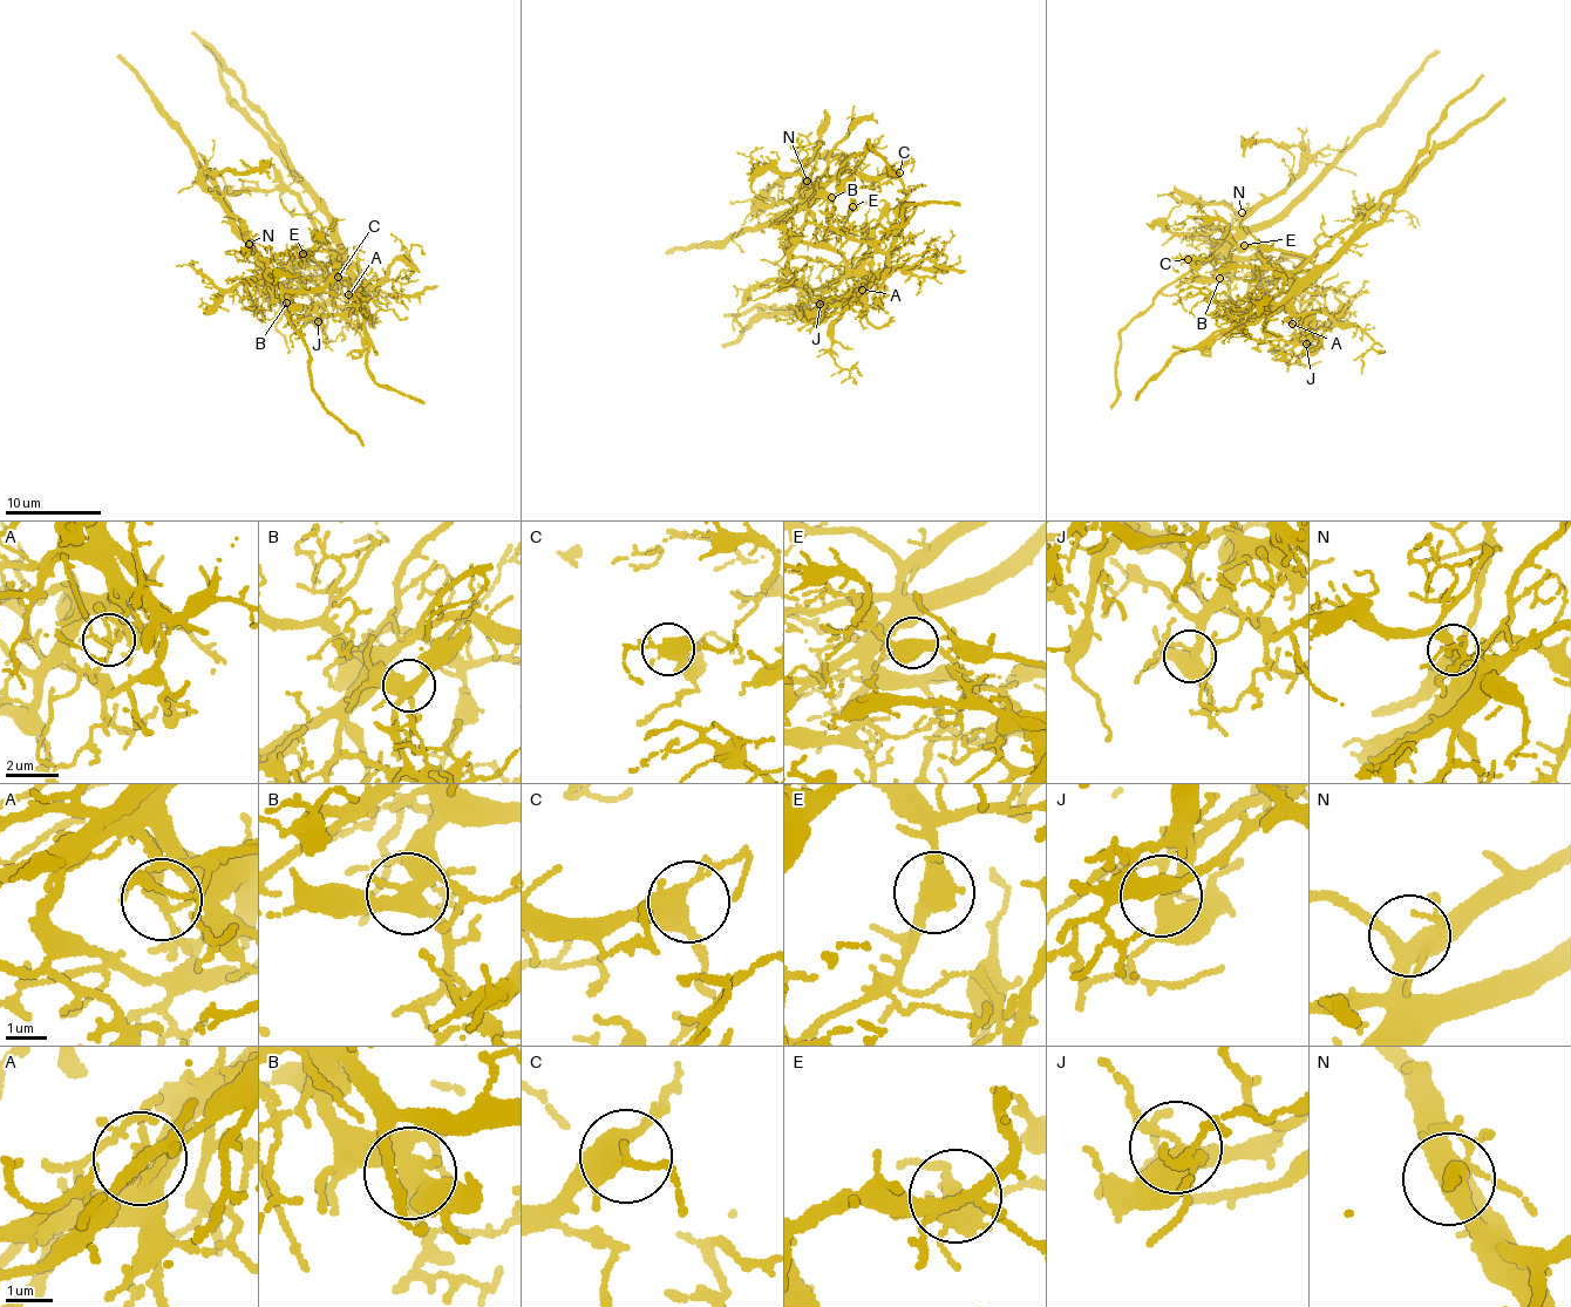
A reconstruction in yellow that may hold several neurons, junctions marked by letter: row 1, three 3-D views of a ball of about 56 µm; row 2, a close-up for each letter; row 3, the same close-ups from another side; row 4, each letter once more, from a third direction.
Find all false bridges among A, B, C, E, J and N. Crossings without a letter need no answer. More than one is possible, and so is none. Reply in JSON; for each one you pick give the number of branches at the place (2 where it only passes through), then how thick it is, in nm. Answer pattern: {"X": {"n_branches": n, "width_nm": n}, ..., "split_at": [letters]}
{"A": {"n_branches": 6, "width_nm": 140}, "B": {"n_branches": 4, "width_nm": 400}, "E": {"n_branches": 4, "width_nm": 400}, "split_at": ["A", "B", "E"]}

